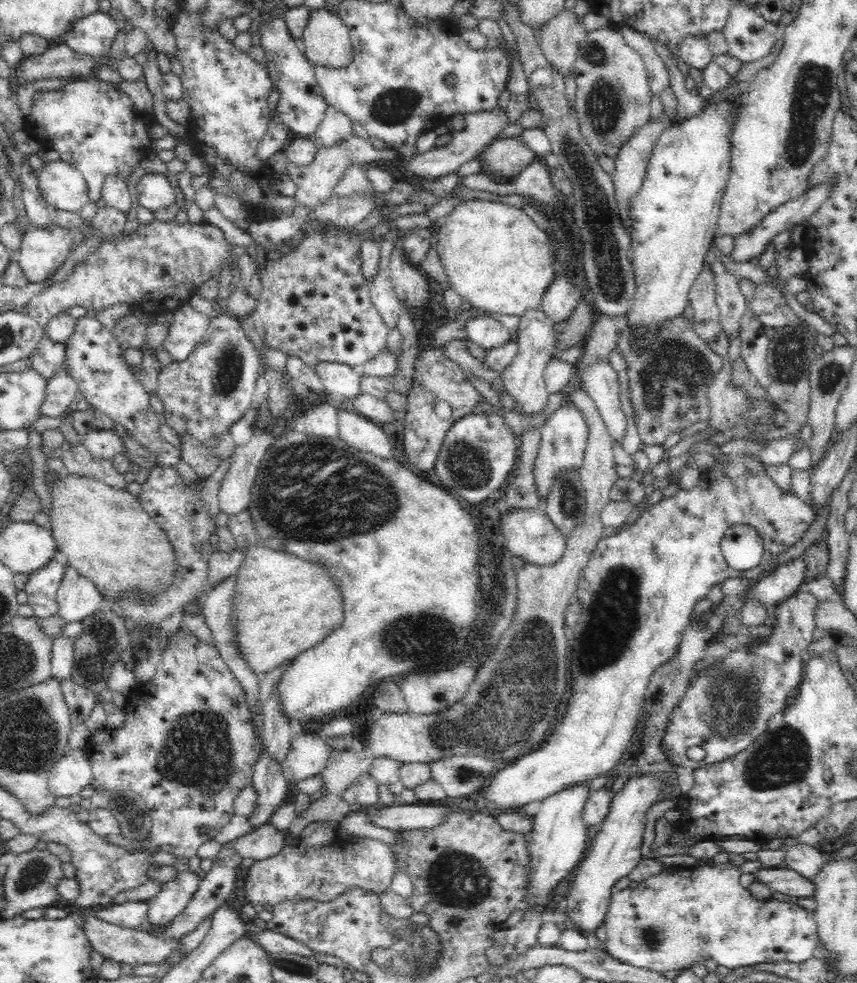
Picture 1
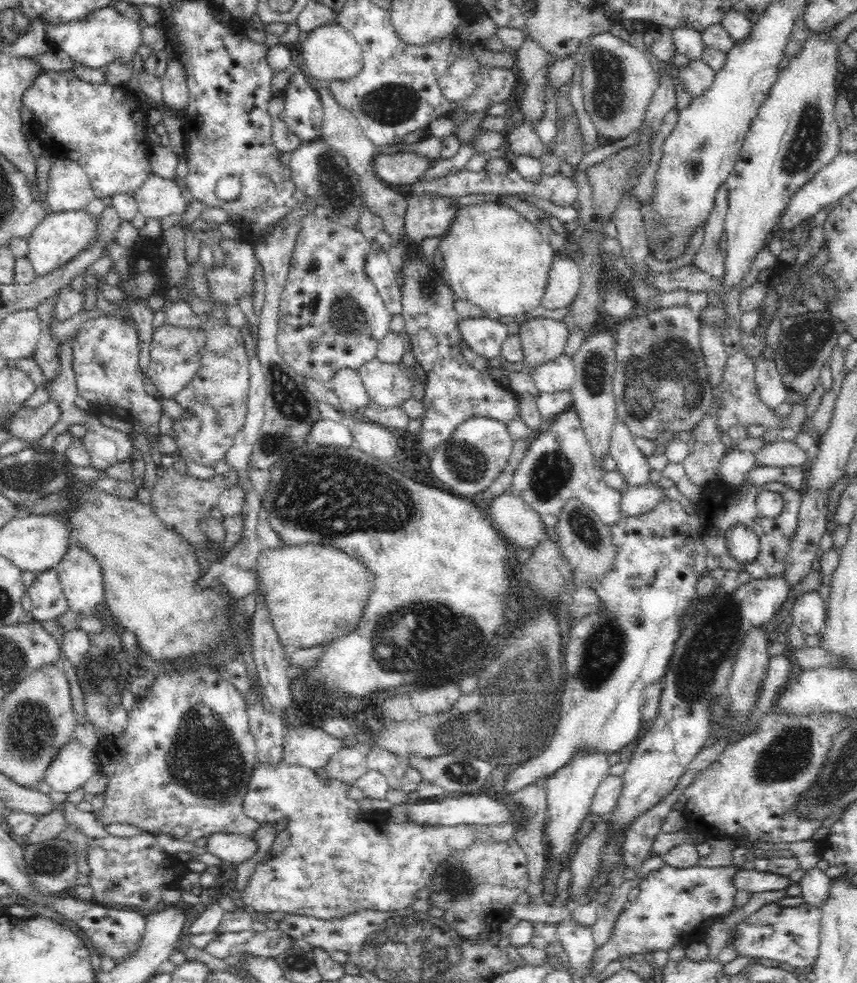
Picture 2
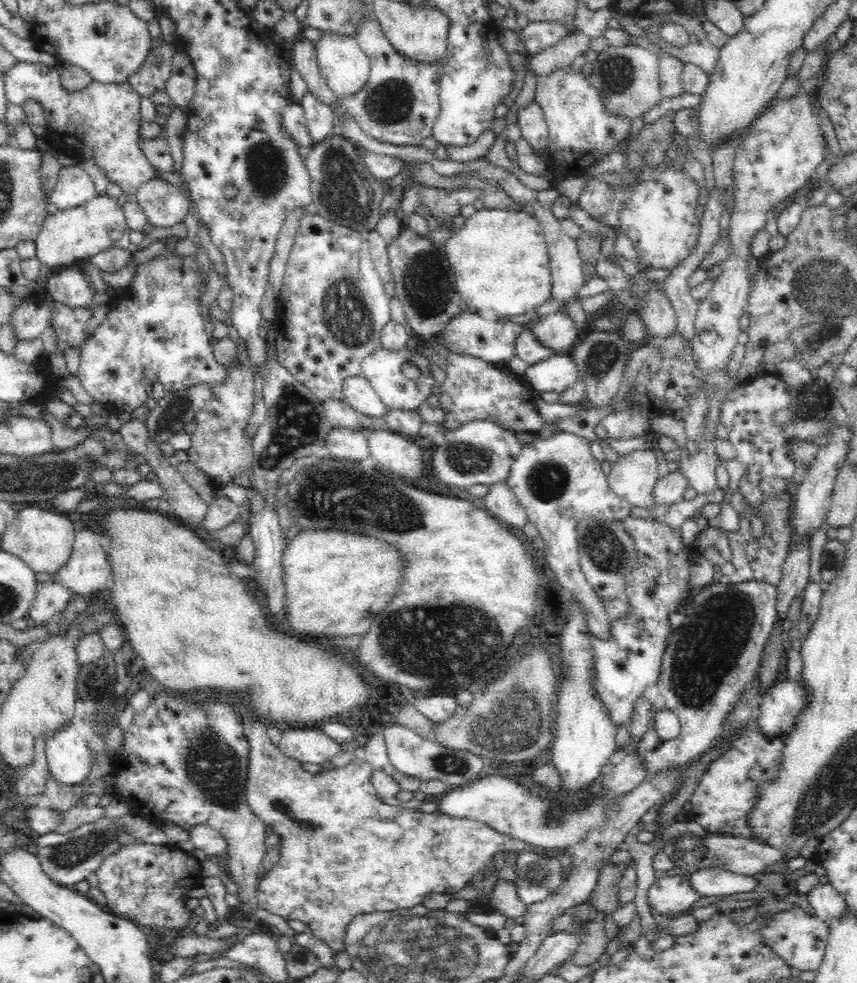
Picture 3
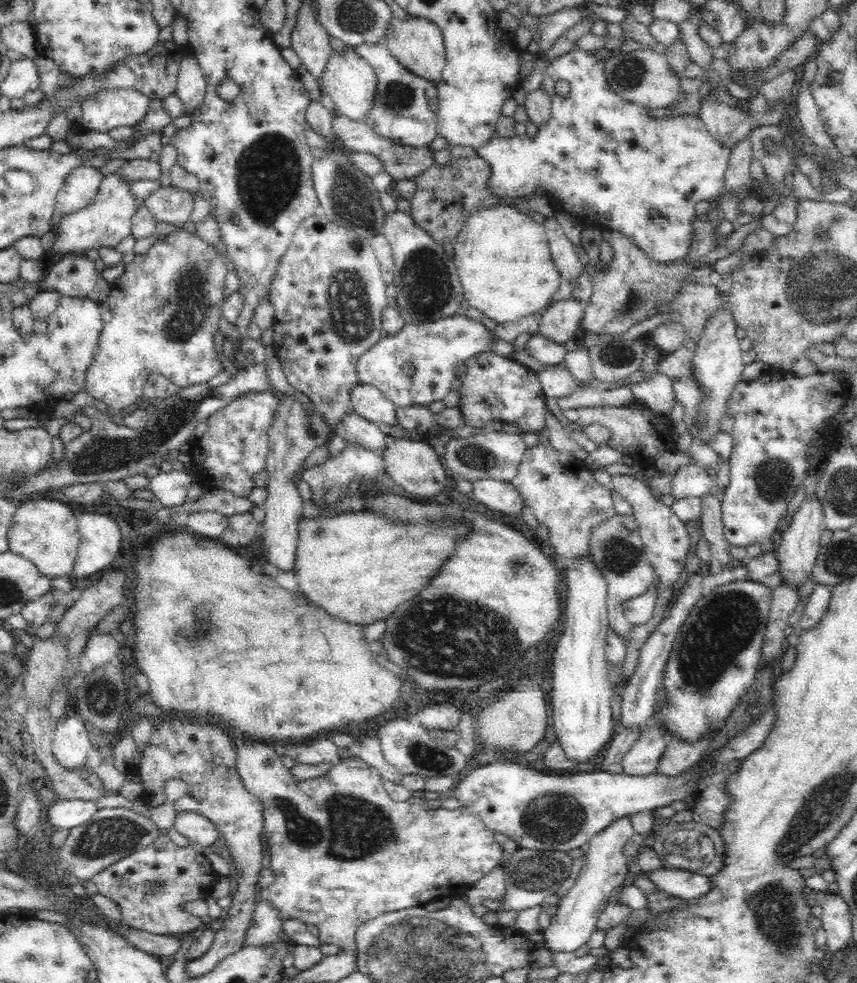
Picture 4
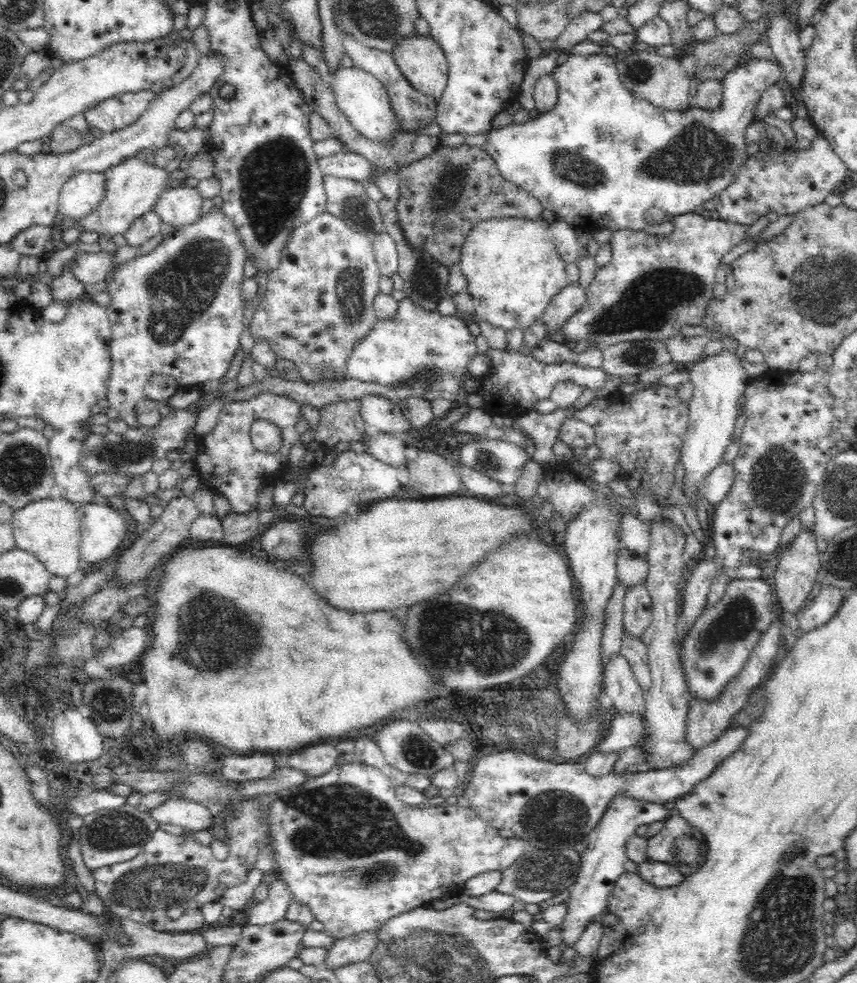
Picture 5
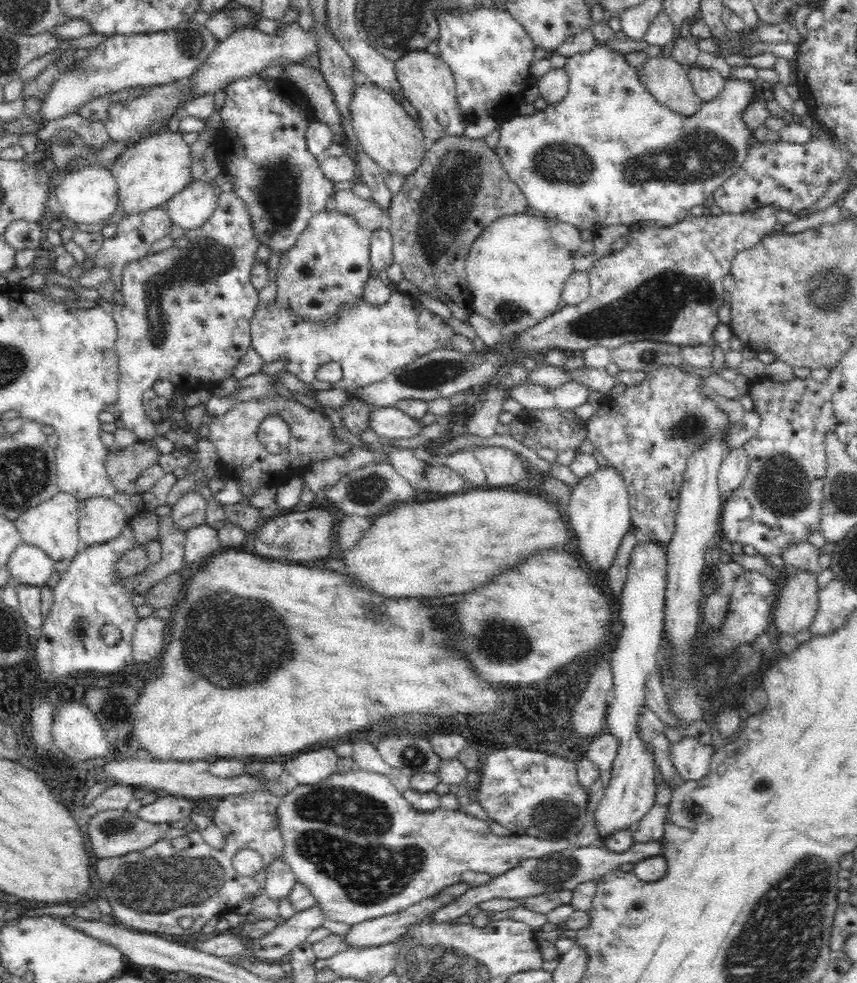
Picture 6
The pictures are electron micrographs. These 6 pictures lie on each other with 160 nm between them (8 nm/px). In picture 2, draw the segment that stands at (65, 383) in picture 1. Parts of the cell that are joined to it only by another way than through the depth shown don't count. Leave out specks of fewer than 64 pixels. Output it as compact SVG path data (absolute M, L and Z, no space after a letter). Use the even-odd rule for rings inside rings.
M49 399L46 404L35 409L21 409L20 412L12 414L4 427L11 438L24 441L26 446L36 448L39 440L59 420L60 407Z

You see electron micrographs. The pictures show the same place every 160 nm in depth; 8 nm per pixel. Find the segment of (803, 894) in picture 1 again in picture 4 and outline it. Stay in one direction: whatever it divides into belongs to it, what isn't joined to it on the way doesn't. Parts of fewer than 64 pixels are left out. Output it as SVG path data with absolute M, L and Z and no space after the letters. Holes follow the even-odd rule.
M660 866L644 873L658 890L684 899L700 898L712 888L708 876L698 874L696 871L666 869Z

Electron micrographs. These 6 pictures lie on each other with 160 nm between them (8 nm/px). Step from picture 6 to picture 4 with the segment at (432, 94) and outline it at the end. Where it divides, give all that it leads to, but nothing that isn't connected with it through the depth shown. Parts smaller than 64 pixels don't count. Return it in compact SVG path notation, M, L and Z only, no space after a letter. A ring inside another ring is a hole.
M392 18L392 27L388 29L386 38L390 54L408 71L435 84L440 80L446 64L446 49L442 40L442 33L438 26L426 18L408 18L399 20Z

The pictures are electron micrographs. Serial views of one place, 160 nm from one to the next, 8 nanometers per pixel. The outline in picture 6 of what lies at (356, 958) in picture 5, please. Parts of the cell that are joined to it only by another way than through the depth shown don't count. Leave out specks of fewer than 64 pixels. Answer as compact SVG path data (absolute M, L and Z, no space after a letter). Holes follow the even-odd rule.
M461 880L452 886L443 888L434 896L416 902L406 910L402 909L394 914L386 914L386 916L351 925L345 935L345 944L346 946L348 944L349 946L382 946L386 942L392 942L408 932L413 924L428 918L440 907L454 902L472 887L474 886L469 886Z

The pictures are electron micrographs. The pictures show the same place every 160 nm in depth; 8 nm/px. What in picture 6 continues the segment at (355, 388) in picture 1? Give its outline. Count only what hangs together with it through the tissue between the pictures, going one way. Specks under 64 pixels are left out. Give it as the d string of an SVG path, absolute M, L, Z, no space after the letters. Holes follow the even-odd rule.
M373 407L370 411L370 429L378 436L397 440L414 438L420 434L424 424L394 407Z

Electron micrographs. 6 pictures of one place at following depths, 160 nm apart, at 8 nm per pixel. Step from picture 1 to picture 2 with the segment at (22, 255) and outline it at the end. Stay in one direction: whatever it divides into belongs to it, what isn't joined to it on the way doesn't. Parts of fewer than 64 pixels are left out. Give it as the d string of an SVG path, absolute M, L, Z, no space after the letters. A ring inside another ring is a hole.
M85 209L63 211L60 213L47 213L43 222L36 226L28 242L28 261L32 263L37 277L46 276L54 270L61 268L64 264L79 257L88 246L94 244L98 236L99 216L94 216Z

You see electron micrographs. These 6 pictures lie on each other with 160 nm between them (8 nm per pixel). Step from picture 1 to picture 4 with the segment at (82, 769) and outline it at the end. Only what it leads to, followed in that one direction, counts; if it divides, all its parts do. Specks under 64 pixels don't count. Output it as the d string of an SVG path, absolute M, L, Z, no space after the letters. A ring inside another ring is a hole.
M62 716L55 723L52 751L57 762L70 771L87 762L92 745L85 726L80 716Z

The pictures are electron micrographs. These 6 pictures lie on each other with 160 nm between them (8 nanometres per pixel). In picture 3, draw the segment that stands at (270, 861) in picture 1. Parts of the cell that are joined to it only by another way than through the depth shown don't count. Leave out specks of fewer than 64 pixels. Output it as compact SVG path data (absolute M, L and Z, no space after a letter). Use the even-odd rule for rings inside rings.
M254 717L248 718L246 738L249 743L250 753L248 760L247 773L247 803L250 805L252 812L267 824L269 831L276 833L280 837L281 846L280 858L278 862L266 872L262 872L257 884L258 907L268 910L272 914L277 914L286 918L286 920L298 920L309 925L309 931L316 938L324 941L326 946L330 947L333 952L345 950L344 937L348 923L359 914L368 914L374 911L388 912L389 910L412 908L422 904L422 900L426 898L430 892L441 892L451 895L452 893L462 890L464 886L470 884L476 873L484 870L488 866L492 857L501 851L508 851L518 854L524 851L529 845L522 840L509 838L504 834L495 832L492 827L485 822L474 820L473 818L452 818L443 812L425 813L418 809L408 809L399 805L388 805L384 803L381 796L377 793L372 785L372 772L374 767L366 760L354 758L347 766L331 769L329 772L321 772L318 774L310 774L306 770L302 770L301 763L285 756L275 744L271 743L266 736L266 728L260 720Z

